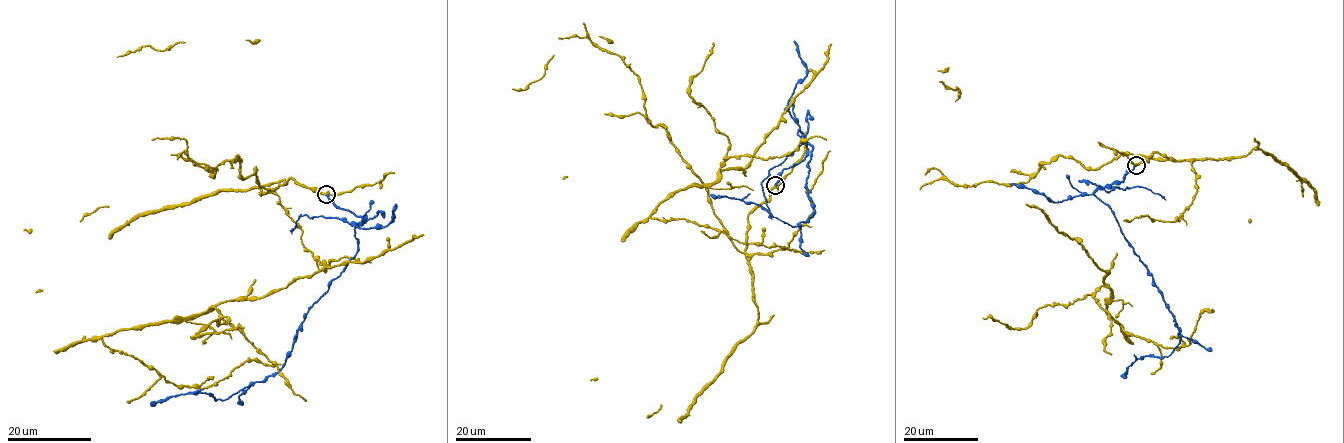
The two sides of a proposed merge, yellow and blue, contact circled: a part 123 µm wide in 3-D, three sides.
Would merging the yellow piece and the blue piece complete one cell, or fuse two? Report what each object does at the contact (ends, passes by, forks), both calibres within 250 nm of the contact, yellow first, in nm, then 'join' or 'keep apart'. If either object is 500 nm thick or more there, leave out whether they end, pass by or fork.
yellow forks there; blue ends there; 380 nm thick on the yellow side, 400 nm on the other; keep apart

